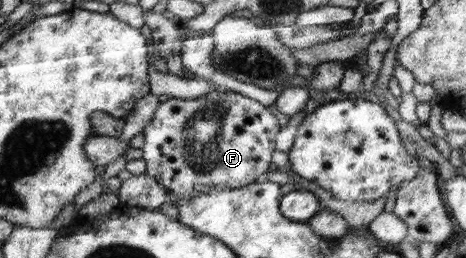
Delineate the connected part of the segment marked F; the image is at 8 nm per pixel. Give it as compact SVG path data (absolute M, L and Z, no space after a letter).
M215 90L198 99L160 102L142 131L146 171L169 193L196 197L209 189L238 189L263 180L276 151L278 117L254 98L234 90Z

